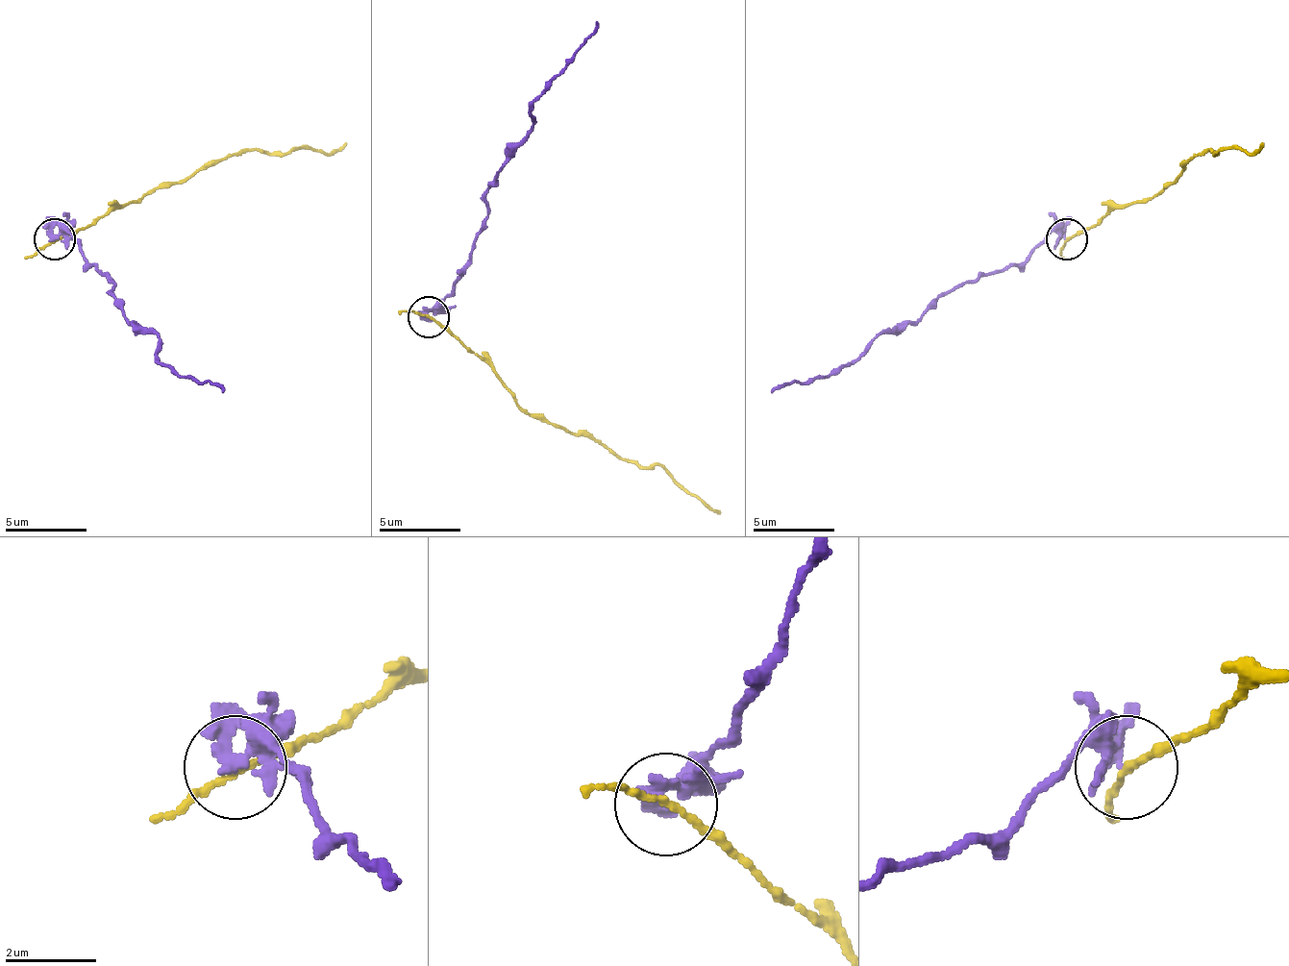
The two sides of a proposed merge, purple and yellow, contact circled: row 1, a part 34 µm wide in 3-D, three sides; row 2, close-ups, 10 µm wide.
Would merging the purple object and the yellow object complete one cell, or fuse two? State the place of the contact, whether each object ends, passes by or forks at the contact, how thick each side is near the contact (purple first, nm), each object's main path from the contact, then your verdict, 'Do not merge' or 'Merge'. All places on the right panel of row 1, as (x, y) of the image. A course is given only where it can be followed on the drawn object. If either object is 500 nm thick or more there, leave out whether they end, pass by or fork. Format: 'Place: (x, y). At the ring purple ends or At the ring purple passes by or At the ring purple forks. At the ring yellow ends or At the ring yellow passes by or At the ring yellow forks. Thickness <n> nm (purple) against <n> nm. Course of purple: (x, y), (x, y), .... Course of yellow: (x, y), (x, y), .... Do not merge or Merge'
Place: (1067, 239). At the ring purple forks. At the ring yellow passes by. Thickness 180 nm (purple) against 130 nm. Course of purple: (1064, 238), (1052, 234), (1023, 262), (953, 287), (916, 320), (904, 320), (875, 336), (826, 378), (773, 389). Course of yellow: (1068, 238), (1080, 234), (1113, 210), (1158, 193), (1195, 156), (1211, 152), (1256, 152), (1265, 143). Do not merge

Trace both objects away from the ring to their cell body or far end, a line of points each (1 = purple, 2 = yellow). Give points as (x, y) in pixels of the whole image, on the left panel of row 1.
1: (53, 238), (65, 234), (114, 287), (114, 304), (132, 320), (156, 336), (160, 361), (181, 378), (226, 389)
2: (53, 238), (78, 234), (111, 210), (234, 156), (255, 152), (336, 152), (344, 143)

